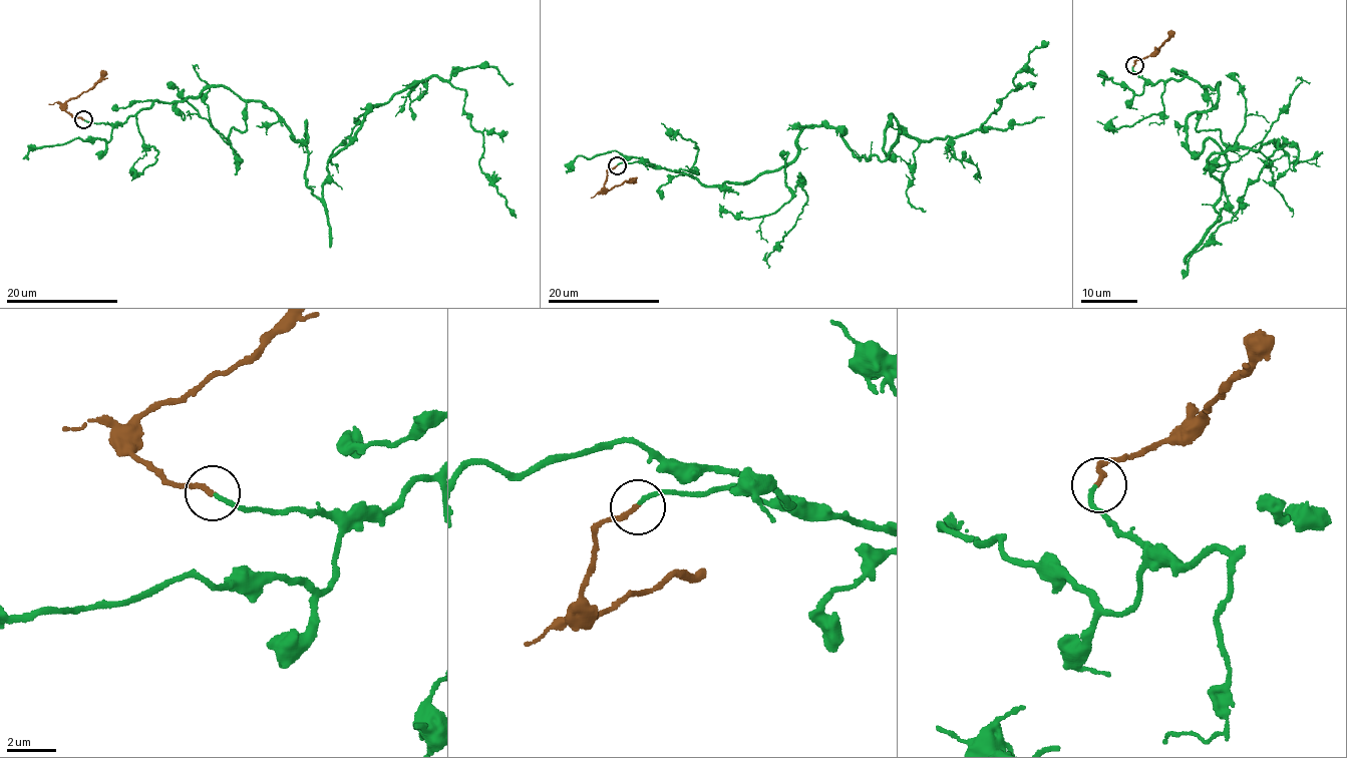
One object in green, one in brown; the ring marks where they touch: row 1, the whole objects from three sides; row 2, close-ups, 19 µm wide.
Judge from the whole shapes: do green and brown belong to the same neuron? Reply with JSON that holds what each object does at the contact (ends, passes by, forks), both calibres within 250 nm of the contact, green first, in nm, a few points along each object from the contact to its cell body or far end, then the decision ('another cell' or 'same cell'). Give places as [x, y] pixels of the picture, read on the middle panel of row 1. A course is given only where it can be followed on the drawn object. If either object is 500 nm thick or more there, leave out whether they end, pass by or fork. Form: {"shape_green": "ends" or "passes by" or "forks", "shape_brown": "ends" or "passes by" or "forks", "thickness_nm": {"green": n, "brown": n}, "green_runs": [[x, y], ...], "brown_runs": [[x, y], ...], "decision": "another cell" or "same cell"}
{"shape_green": "ends", "shape_brown": "ends", "thickness_nm": {"green": 170, "brown": 220}, "green_runs": [[617, 165], [743, 182], [806, 127], [883, 160], [888, 115], [924, 140], [969, 133], [1048, 41]], "brown_runs": [[617, 166], [608, 170], [606, 191], [625, 182], [634, 182]], "decision": "same cell"}

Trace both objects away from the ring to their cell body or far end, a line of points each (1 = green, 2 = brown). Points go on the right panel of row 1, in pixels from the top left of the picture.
1: (1133, 66), (1221, 85), (1187, 120), (1190, 150), (1223, 152), (1219, 221), (1209, 156), (1280, 140), (1182, 278)
2: (1134, 66), (1135, 61), (1156, 51), (1174, 31)

